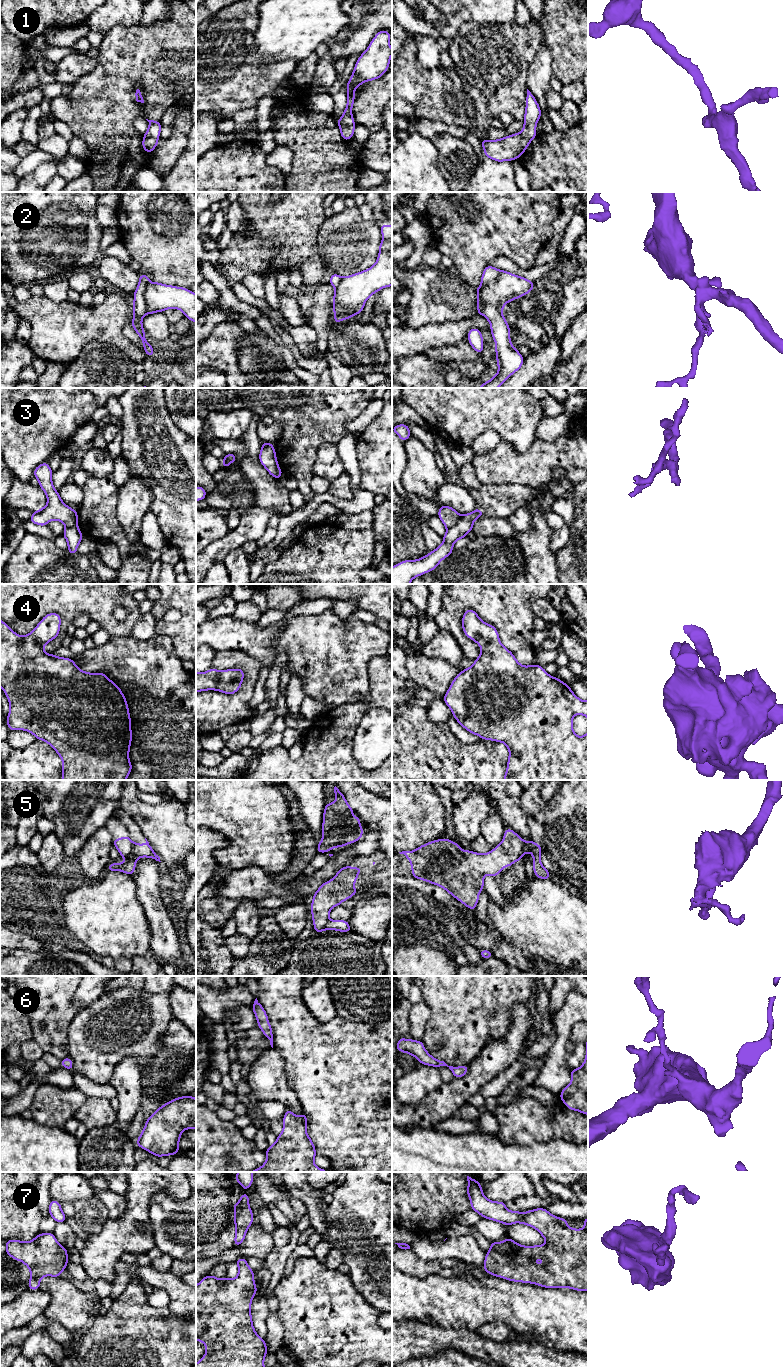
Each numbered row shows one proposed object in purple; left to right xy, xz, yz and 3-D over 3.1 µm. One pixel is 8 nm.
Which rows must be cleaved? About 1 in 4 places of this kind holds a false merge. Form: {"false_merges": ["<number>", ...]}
{"false_merges": ["2", "3", "5"]}

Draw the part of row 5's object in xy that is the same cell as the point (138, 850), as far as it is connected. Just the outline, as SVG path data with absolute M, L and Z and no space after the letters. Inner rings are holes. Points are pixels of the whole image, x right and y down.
M146 838L145 840L145 845L134 842L131 853L125 857L125 862L120 864L118 864L117 862L110 863L107 867L107 871L121 871L132 876L136 868L136 861L140 857L153 858L156 861L161 862L160 857L153 851L152 847L150 846Z

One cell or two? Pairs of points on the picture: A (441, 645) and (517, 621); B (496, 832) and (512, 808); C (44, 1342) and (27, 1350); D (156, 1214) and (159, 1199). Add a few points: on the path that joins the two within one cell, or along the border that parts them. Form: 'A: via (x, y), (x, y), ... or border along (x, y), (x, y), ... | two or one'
A: border along (441, 629), (447, 630), (453, 636), (464, 655) | two
B: border along (496, 812), (505, 828) | two
C: via (40, 1343), (35, 1344), (31, 1348) | one
D: via (159, 1210), (159, 1203) | one

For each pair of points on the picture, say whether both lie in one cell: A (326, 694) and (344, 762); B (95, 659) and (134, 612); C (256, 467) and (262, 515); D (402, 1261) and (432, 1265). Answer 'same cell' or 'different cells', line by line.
A: different cells
B: different cells
C: different cells
D: same cell

